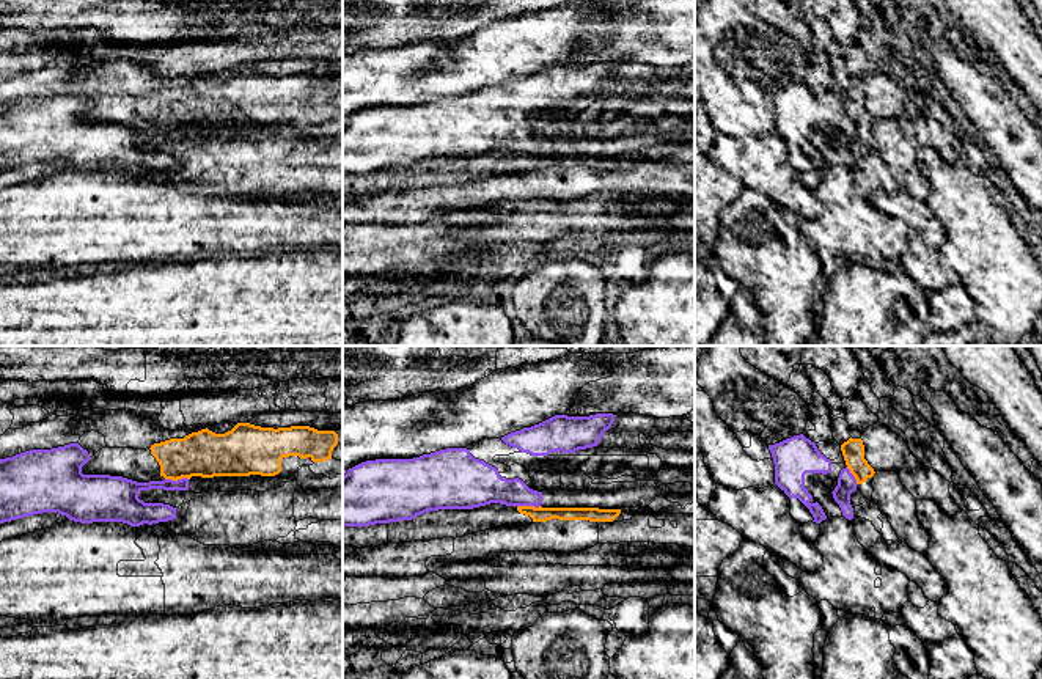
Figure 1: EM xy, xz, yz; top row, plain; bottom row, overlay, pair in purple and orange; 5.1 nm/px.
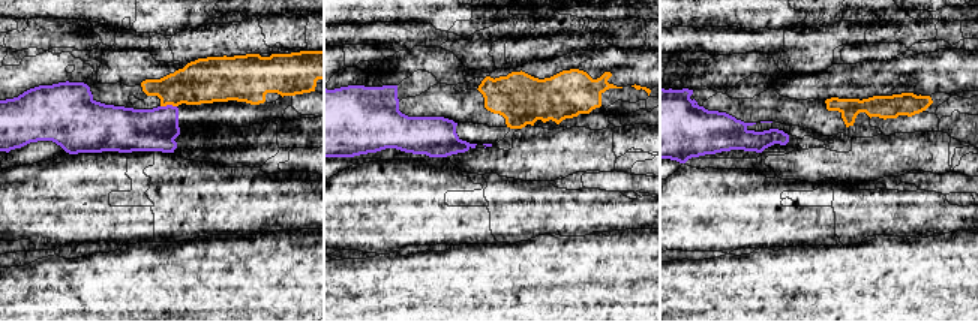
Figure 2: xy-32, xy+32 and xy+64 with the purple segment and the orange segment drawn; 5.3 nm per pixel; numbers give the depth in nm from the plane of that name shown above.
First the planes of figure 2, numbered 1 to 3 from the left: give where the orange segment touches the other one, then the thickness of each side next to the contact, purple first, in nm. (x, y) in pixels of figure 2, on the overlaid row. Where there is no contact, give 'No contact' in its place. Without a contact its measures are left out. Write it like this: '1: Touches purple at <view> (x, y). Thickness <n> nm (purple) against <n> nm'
1: Touches purple at xy-32 (168, 105). Thickness 220 nm (purple) against 240 nm
2: No contact
3: No contact

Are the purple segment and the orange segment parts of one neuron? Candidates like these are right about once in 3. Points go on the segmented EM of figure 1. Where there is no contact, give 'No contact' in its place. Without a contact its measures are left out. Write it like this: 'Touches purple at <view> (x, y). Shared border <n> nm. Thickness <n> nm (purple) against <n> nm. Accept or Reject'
Touches purple at xy (178, 480). Shared border 120 nm. Thickness 110 nm (purple) against 240 nm. Reject

